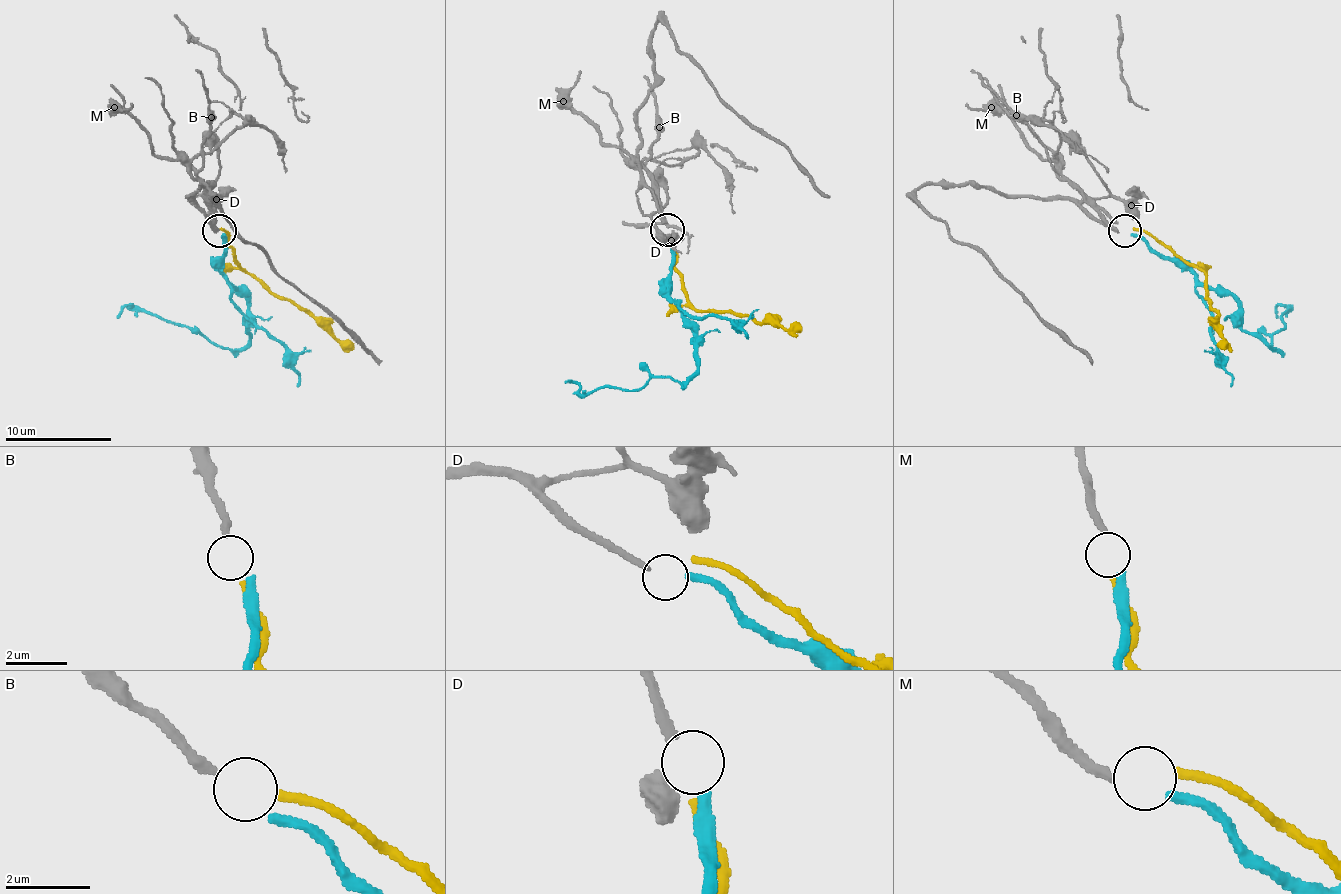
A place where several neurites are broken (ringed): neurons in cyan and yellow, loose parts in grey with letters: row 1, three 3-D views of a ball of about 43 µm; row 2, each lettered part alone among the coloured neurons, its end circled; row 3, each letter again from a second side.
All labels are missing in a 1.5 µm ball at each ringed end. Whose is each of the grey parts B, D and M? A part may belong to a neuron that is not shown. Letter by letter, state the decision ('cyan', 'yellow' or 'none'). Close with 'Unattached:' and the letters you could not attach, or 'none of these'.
B: yellow
D: none
M: cyan
Unattached: D

